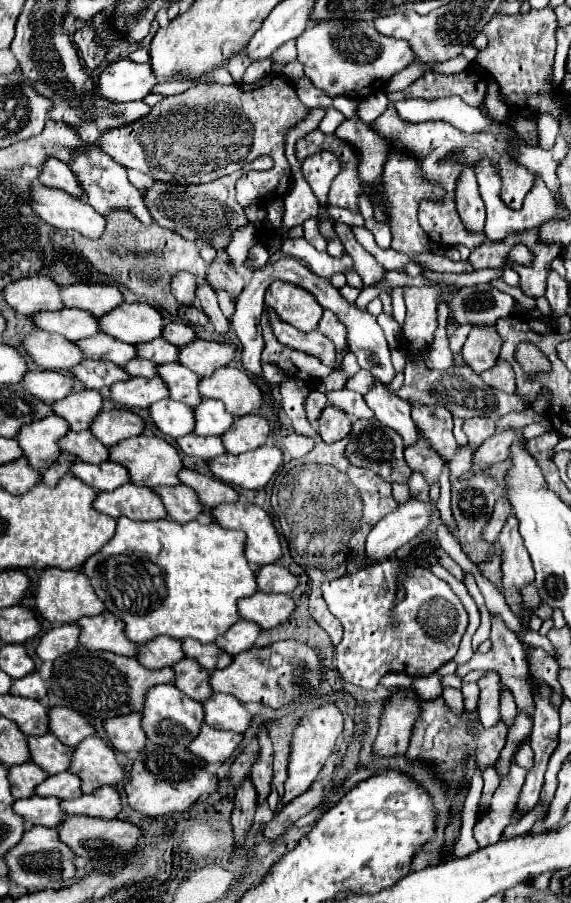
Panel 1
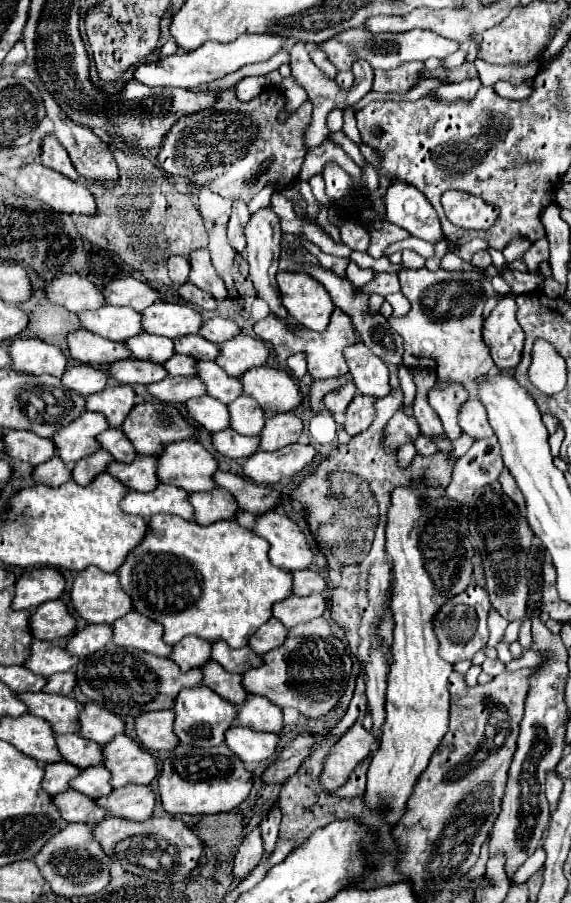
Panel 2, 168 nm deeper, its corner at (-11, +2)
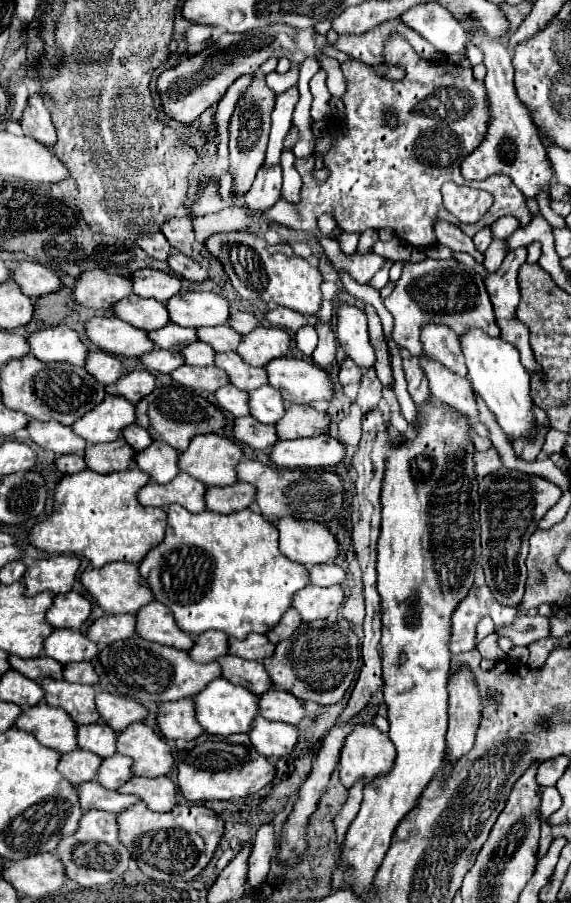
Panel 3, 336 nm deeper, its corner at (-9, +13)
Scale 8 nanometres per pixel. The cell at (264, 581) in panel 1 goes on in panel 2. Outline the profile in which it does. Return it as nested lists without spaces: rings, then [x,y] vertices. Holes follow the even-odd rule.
[[[297,570],[293,572],[293,594],[295,596],[309,596],[315,592],[323,592],[327,588],[325,578],[317,570]]]

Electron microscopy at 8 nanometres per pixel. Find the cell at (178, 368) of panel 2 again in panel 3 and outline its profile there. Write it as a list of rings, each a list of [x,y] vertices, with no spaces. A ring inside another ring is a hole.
[[[201,341],[185,345],[179,353],[183,355],[187,365],[199,365],[199,367],[213,365],[213,357],[215,357],[215,351],[207,343],[201,343]]]

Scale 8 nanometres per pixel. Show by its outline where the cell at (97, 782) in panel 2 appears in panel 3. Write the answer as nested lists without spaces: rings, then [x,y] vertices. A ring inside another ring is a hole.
[[[115,753],[113,757],[105,757],[101,761],[101,767],[97,769],[97,781],[105,787],[105,789],[117,789],[121,787],[121,783],[125,783],[127,779],[133,777],[131,773],[131,759],[125,755]]]

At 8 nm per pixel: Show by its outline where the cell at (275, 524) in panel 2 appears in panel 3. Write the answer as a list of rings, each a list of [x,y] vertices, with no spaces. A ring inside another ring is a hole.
[[[277,519],[275,527],[279,529],[279,549],[291,561],[301,565],[317,565],[327,563],[337,557],[337,541],[335,537],[319,523],[309,523],[307,519]]]

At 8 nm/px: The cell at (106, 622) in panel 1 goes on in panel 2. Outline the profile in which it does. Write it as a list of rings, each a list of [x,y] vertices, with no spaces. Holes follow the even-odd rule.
[[[139,612],[119,618],[119,622],[113,622],[113,628],[113,642],[117,646],[145,650],[155,656],[169,656],[173,650],[169,644],[163,642],[163,626]]]

